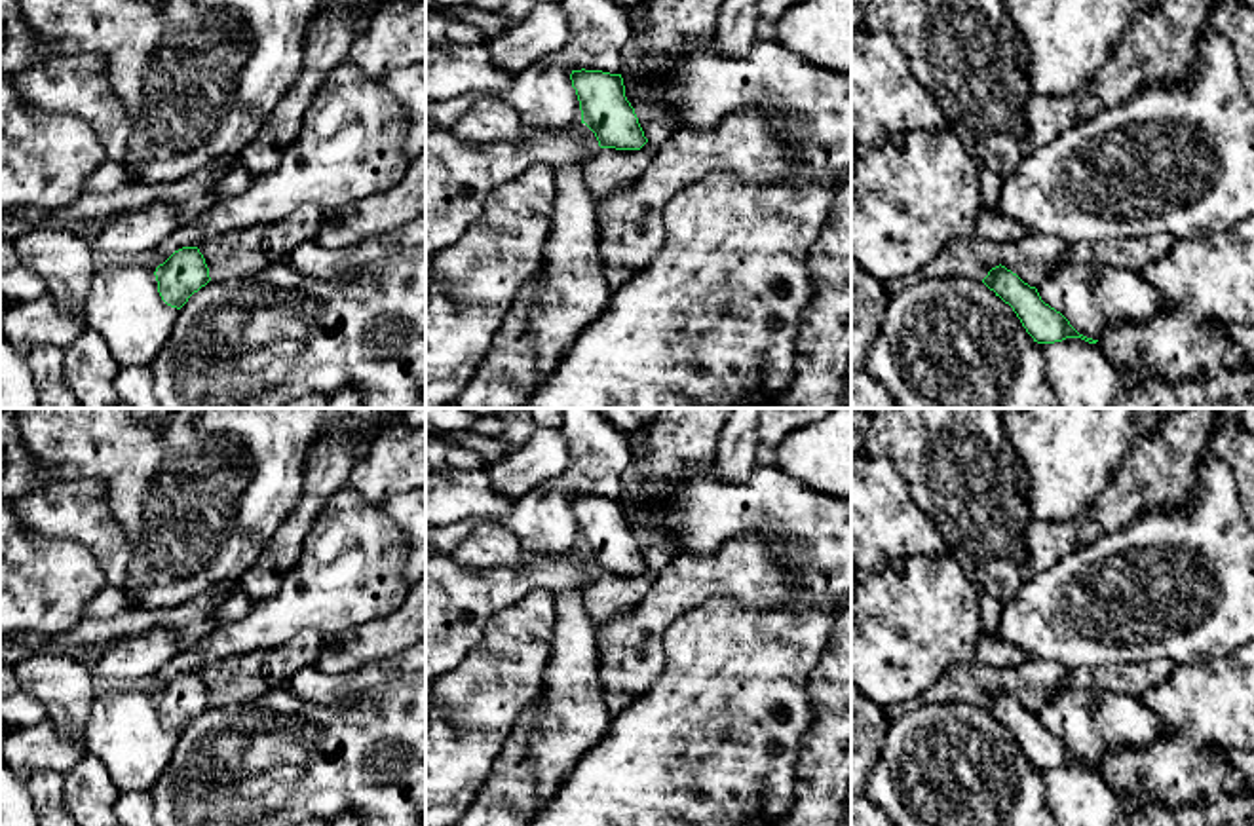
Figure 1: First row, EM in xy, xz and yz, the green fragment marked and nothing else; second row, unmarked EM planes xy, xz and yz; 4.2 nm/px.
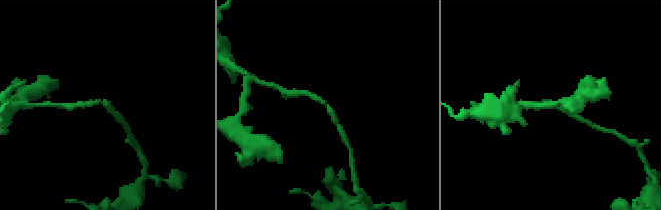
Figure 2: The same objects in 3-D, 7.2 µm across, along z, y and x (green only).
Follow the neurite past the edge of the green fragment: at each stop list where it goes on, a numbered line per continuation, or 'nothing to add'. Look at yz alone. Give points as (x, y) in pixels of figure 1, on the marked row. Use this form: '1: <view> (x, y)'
nothing to add

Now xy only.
nothing to add

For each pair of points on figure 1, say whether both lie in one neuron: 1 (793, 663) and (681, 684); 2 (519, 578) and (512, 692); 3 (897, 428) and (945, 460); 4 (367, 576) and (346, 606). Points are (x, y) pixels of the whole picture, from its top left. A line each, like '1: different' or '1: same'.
1: same
2: different
3: same
4: same

